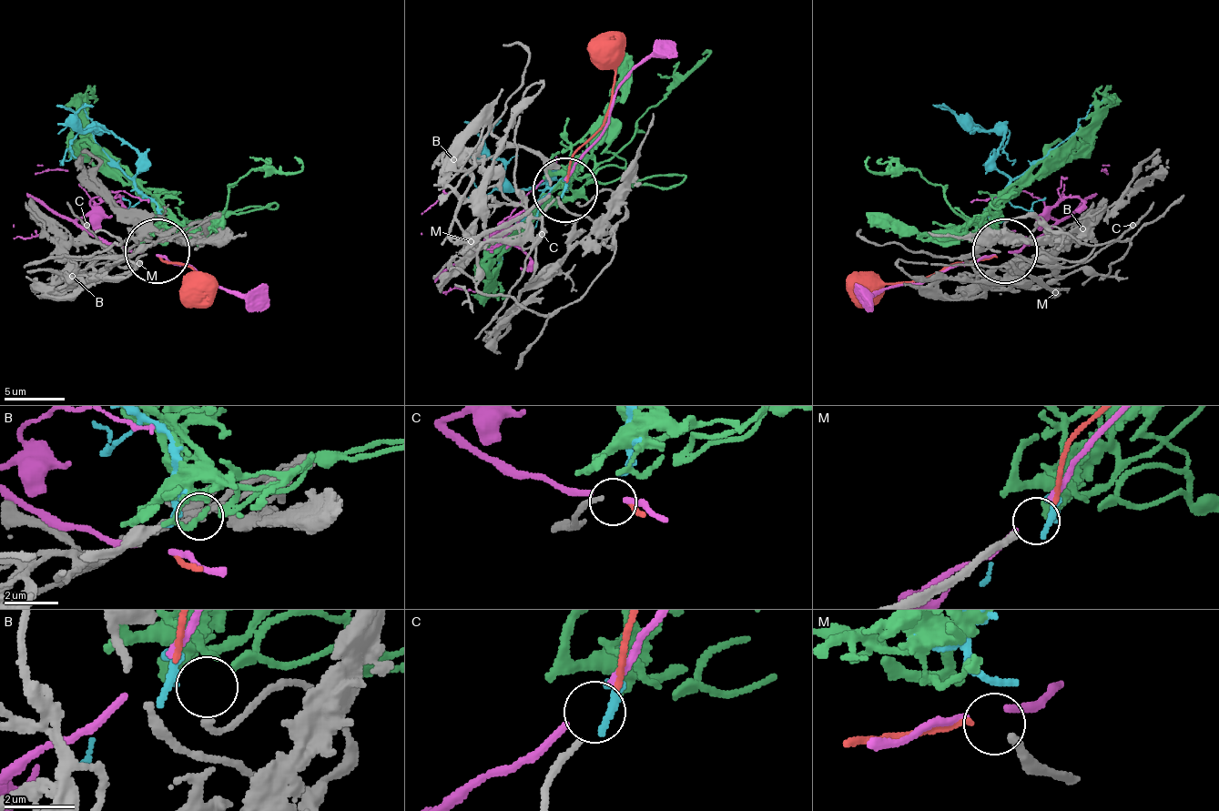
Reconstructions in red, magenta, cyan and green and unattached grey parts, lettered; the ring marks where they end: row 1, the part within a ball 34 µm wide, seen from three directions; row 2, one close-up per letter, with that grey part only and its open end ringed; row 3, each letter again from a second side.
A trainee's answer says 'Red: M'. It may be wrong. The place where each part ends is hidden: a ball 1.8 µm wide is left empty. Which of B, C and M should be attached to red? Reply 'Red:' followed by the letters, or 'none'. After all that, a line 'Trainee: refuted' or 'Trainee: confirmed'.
Red: C
Trainee: refuted

